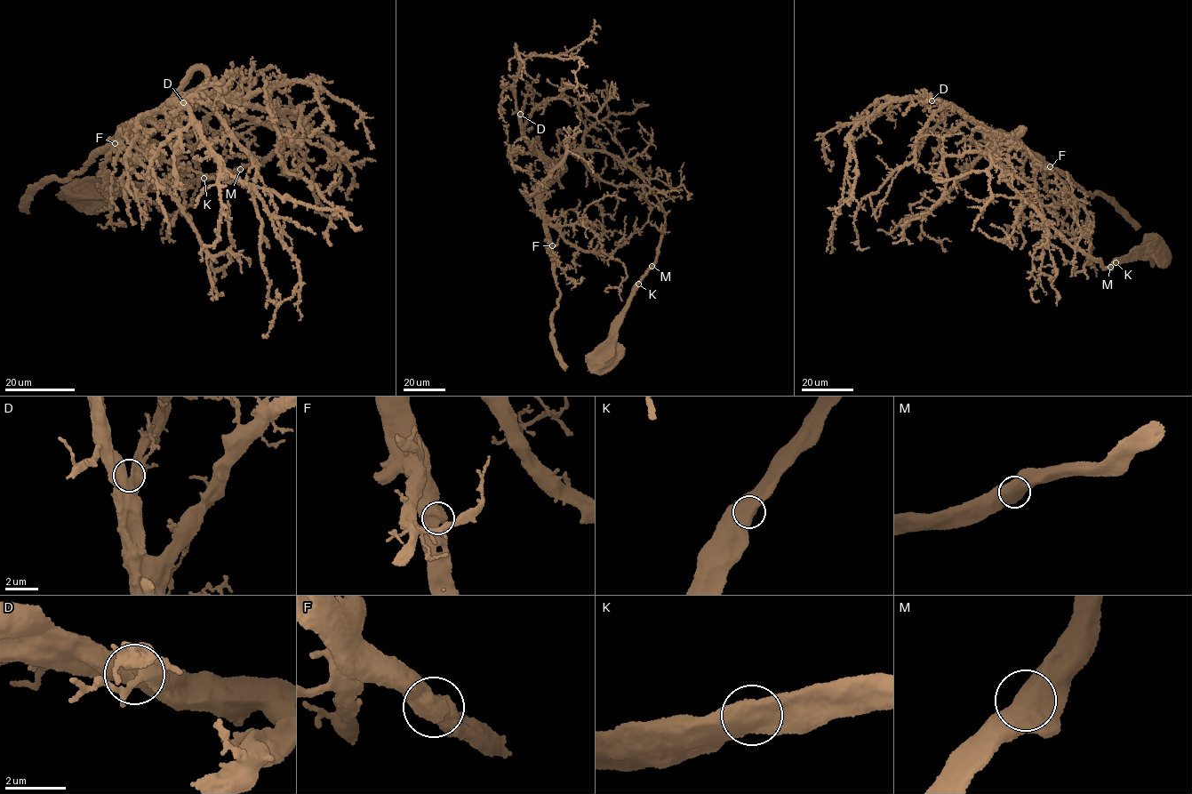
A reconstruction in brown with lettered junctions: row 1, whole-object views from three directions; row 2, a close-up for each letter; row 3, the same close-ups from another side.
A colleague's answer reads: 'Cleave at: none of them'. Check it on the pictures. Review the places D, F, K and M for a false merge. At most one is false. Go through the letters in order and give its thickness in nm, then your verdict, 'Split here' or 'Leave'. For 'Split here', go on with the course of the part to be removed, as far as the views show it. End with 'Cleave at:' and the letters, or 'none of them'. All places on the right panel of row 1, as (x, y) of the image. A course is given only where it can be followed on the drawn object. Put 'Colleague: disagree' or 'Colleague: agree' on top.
Colleague: agree
D: Thickness 650 nm. Leave
F: Thickness 650 nm. Leave
K: Thickness 700 nm. Leave
M: Thickness 700 nm. Leave
Cleave at: none of them

